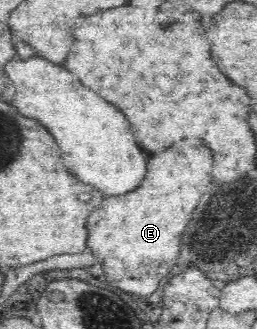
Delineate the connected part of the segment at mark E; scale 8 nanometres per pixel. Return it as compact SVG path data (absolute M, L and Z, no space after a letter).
M182 139L148 161L146 179L142 181L142 185L138 189L134 189L132 193L115 195L102 201L100 209L90 213L88 247L106 265L104 271L108 275L106 277L108 283L116 285L118 289L122 289L126 293L140 295L140 297L148 297L158 289L160 281L172 271L174 263L178 261L182 231L186 229L186 225L200 201L200 195L204 195L204 189L210 183L210 171L212 171L210 147L206 147L198 139Z

